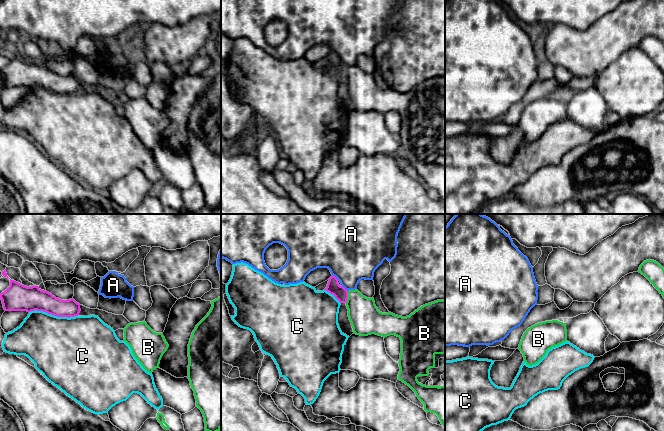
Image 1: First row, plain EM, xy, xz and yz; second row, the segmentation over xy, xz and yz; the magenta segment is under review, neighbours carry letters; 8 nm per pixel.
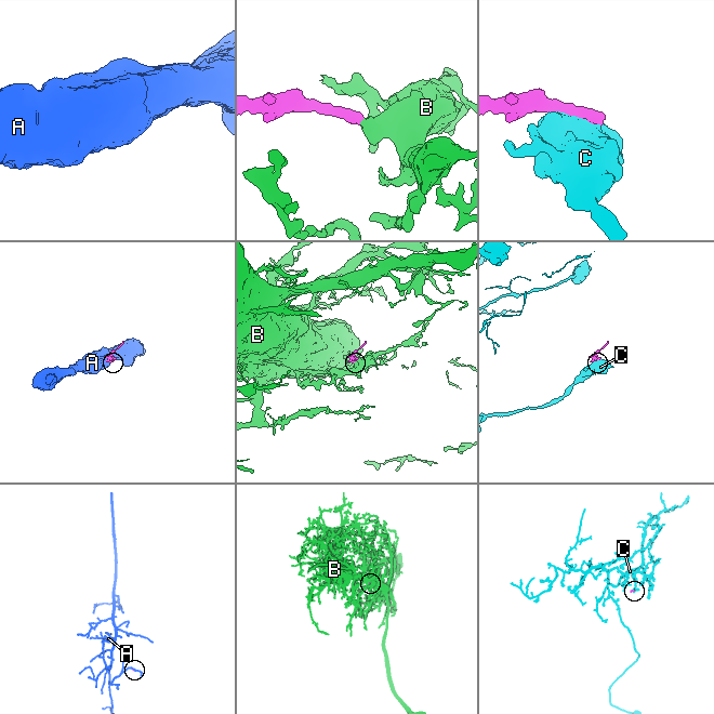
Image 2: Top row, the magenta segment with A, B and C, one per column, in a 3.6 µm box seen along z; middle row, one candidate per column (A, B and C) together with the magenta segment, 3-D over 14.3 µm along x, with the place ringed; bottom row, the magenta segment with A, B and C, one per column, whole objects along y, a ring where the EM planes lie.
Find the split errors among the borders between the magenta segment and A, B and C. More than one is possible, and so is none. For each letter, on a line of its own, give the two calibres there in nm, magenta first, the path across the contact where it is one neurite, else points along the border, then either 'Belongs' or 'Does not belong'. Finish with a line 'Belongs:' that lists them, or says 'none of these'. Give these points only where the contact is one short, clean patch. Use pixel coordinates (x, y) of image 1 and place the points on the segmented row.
A: Thickness 110 nm (magenta) against 480 nm. Does not belong
B: Thickness 110 nm (magenta) against 240 nm. Path across: xz (341, 294), (347, 297), (363, 313), (366, 319). Belongs
C: Thickness 190 nm (magenta) against 460 nm. Does not belong
Belongs: B

